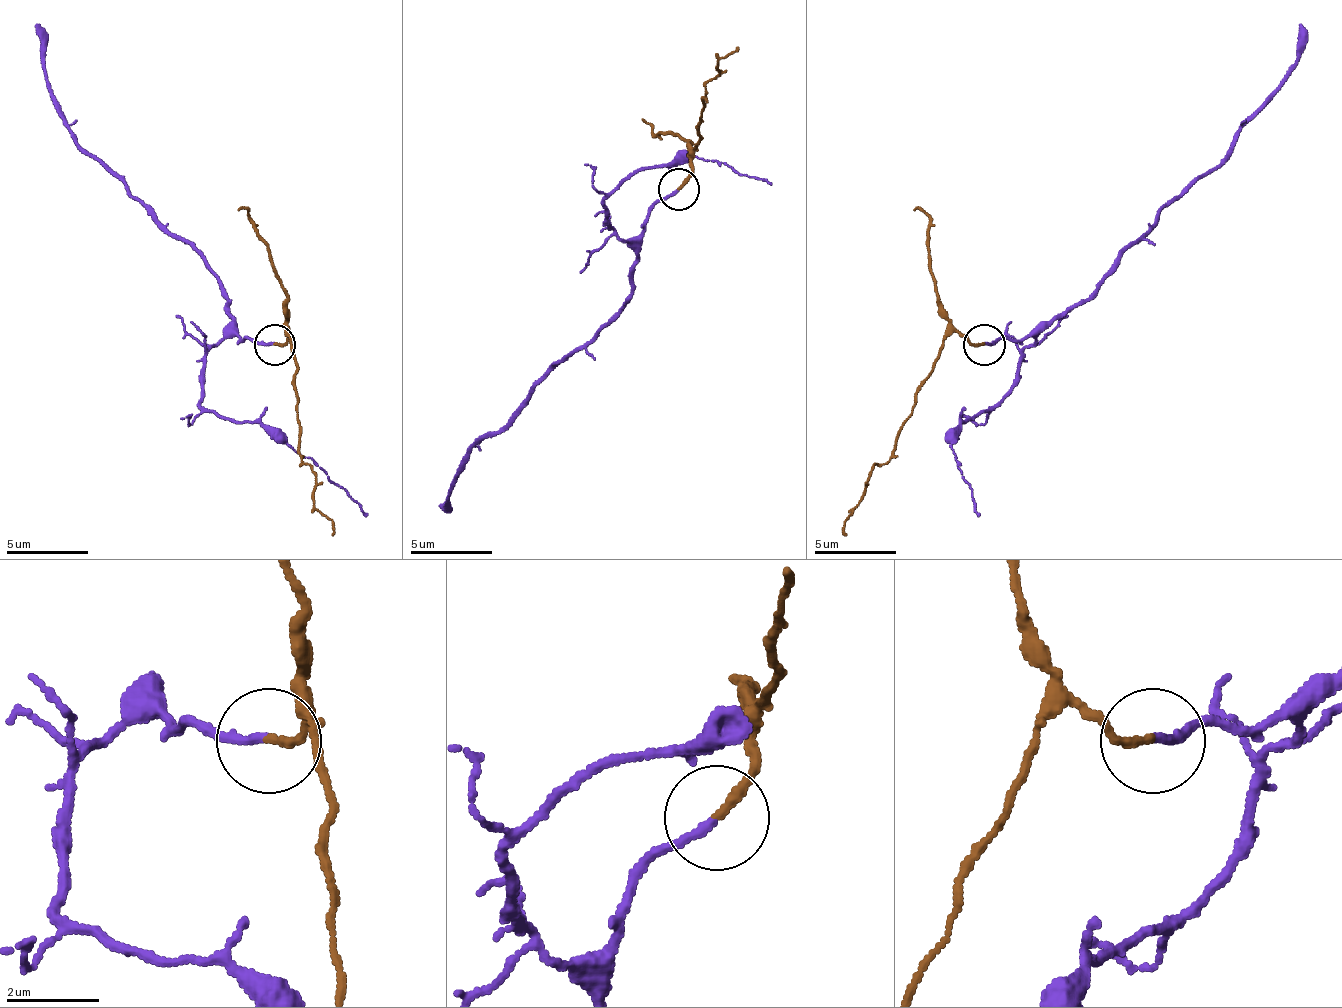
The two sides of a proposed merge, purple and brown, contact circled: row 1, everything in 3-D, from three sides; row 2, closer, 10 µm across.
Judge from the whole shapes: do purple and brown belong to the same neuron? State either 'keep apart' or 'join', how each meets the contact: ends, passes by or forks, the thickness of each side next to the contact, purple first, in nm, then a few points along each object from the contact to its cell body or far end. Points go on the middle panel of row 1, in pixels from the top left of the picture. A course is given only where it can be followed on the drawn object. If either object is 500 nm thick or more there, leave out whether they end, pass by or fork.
join; purple ends; brown ends; calibres 170 and 200 nm; course purple (680, 190), (651, 211), (630, 297), (494, 433), (470, 449), (441, 507); course brown (680, 190), (696, 149), (704, 91), (717, 75), (717, 63), (737, 50)

